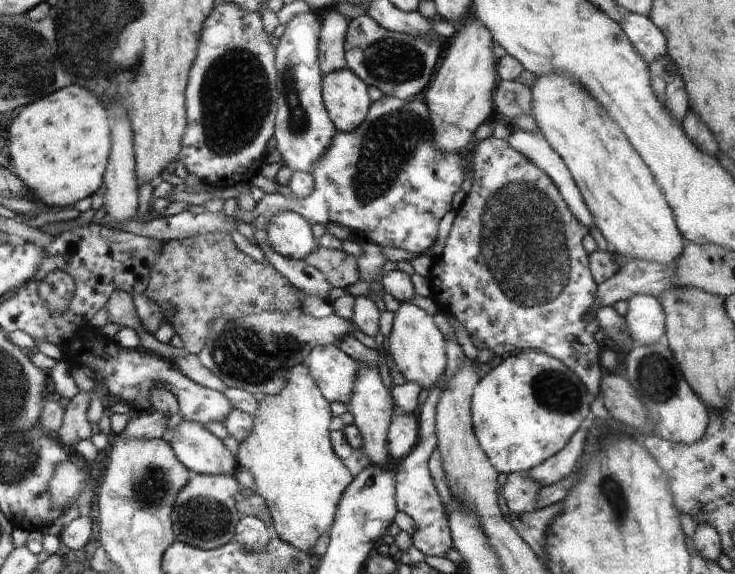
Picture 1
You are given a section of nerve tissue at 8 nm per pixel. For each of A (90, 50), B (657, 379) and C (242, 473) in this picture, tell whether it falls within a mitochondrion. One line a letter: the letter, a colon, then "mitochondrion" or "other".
A: mitochondrion
B: mitochondrion
C: other

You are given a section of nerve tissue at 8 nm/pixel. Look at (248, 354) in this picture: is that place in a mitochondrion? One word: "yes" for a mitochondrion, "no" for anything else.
yes

